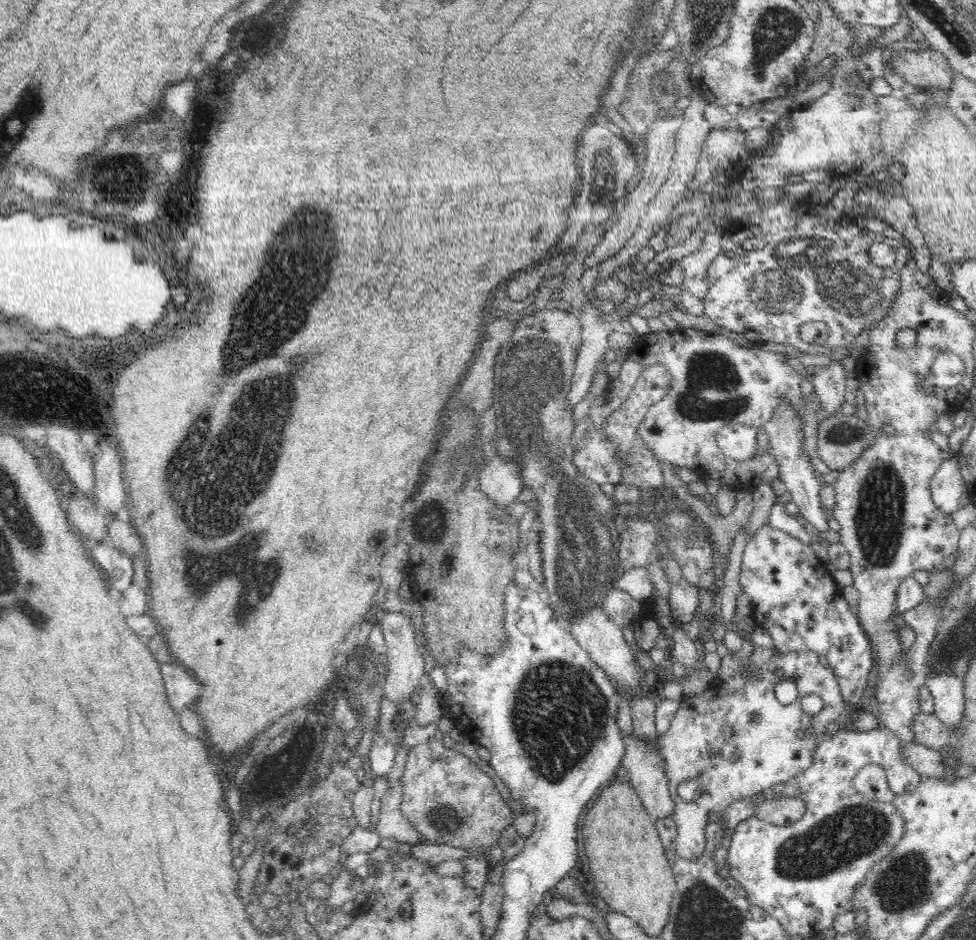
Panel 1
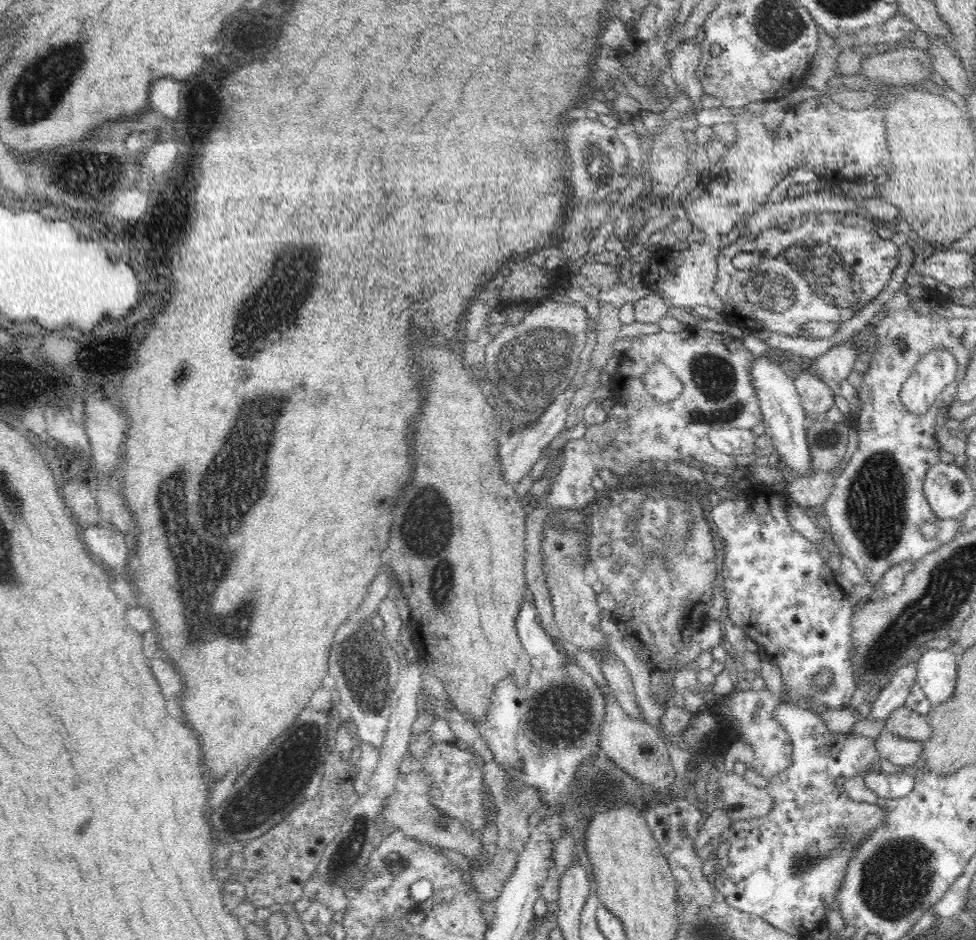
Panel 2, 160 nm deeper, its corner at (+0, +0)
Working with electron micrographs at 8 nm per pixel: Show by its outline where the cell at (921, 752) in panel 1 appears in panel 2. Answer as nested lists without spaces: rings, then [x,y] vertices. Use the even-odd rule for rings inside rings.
[[[885,730],[875,741],[881,758],[886,758],[896,766],[910,766],[921,756],[921,741],[902,738]]]

